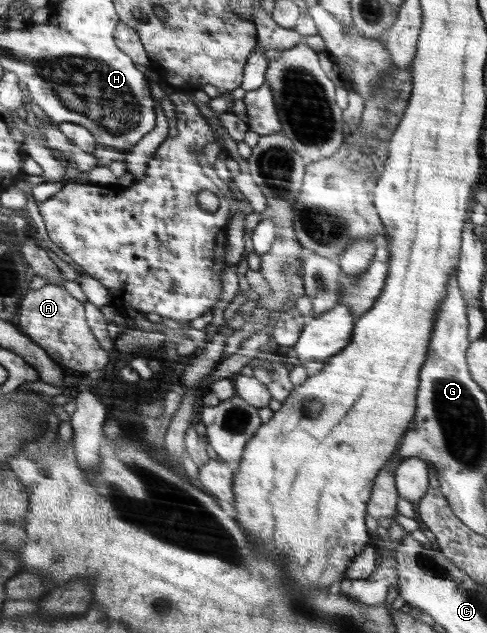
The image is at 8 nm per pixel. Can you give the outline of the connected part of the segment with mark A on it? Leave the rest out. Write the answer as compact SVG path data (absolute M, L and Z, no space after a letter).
M45 282L35 284L32 291L23 299L16 325L24 335L44 348L49 355L57 352L62 358L61 364L79 373L101 370L109 360L109 356L99 346L99 342L95 340L85 322L83 304L78 298L71 296L62 285Z

